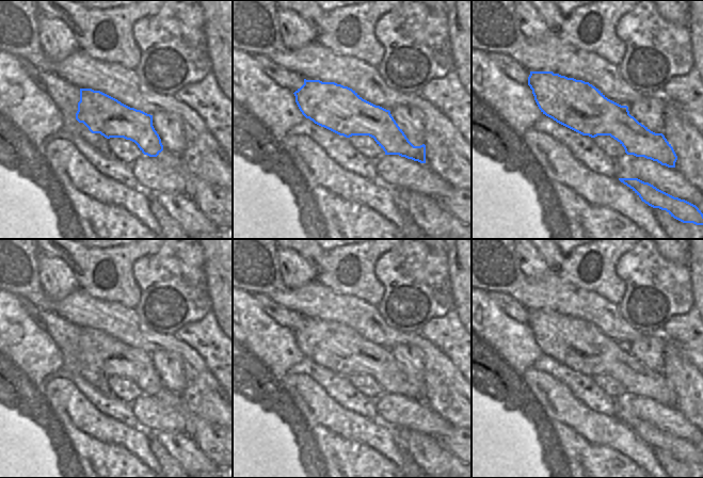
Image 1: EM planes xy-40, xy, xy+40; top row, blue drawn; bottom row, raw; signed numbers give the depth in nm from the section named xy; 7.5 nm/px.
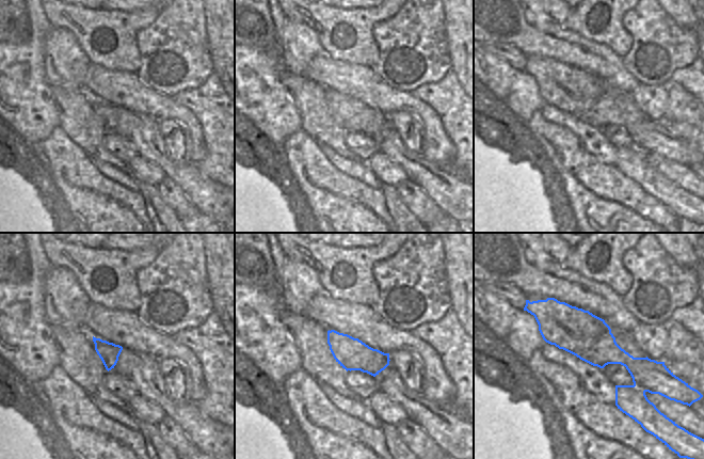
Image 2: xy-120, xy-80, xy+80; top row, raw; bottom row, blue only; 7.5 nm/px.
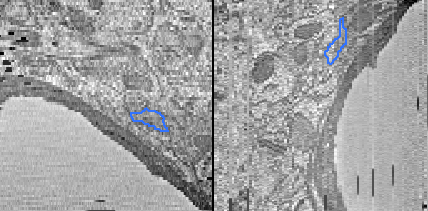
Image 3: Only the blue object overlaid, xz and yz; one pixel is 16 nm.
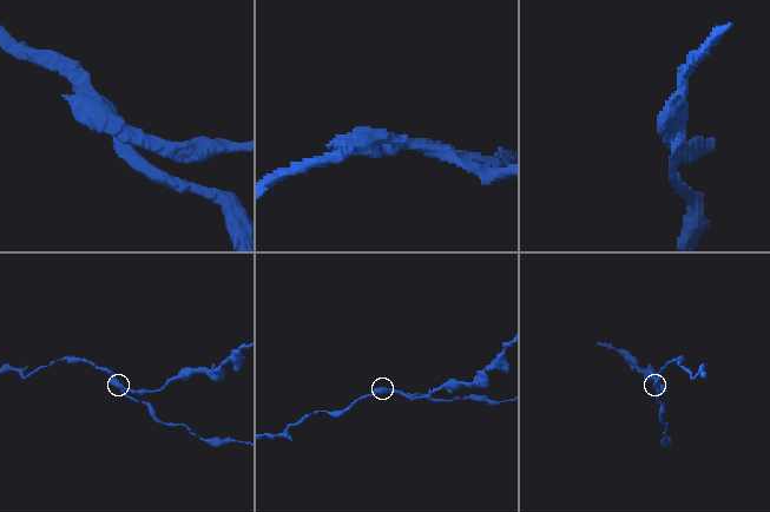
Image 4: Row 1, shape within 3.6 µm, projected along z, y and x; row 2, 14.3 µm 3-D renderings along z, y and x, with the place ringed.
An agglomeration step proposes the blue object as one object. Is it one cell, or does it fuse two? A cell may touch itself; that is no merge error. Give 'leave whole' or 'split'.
split

